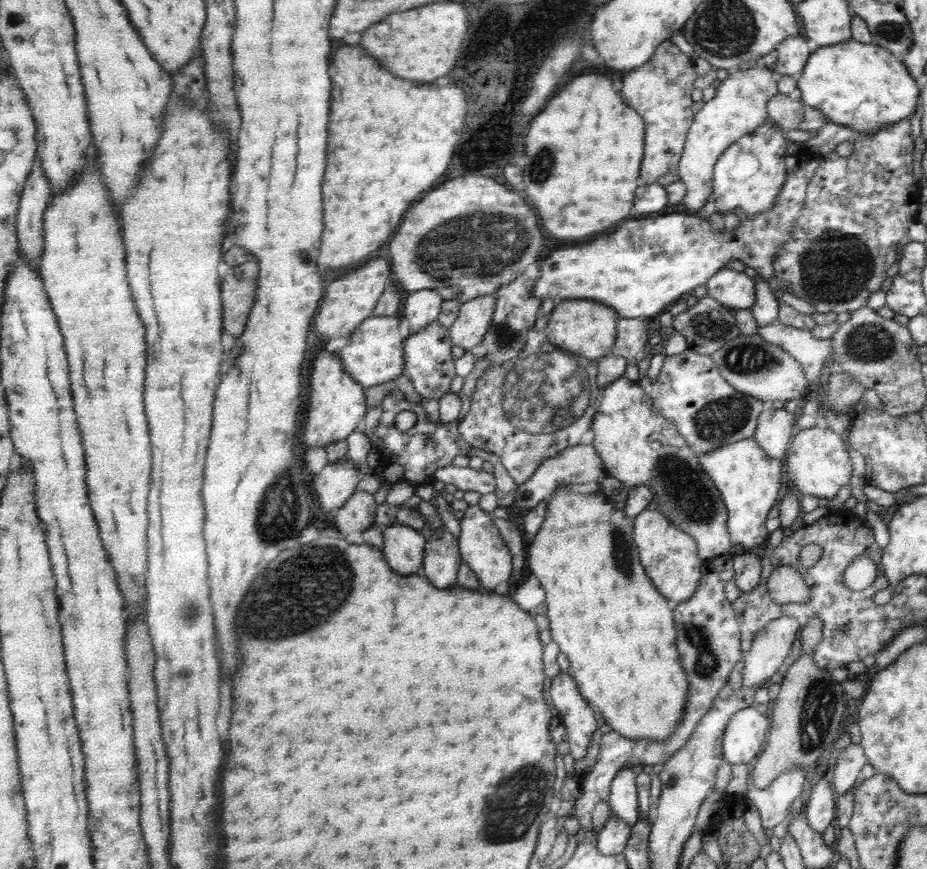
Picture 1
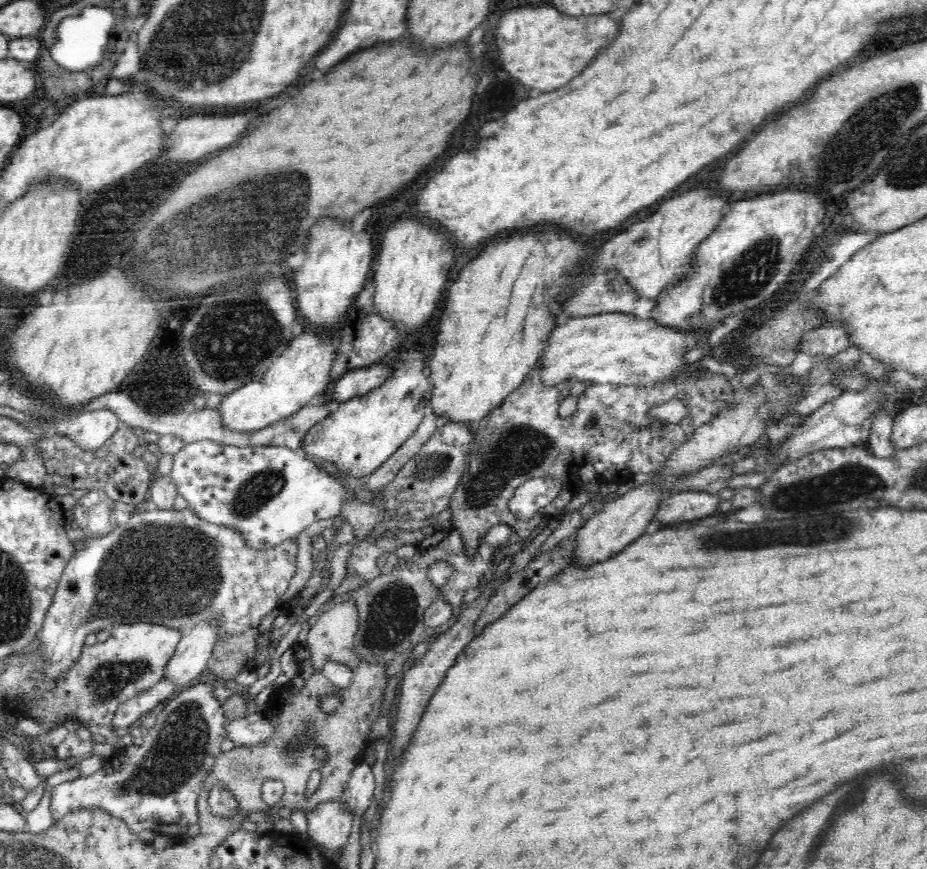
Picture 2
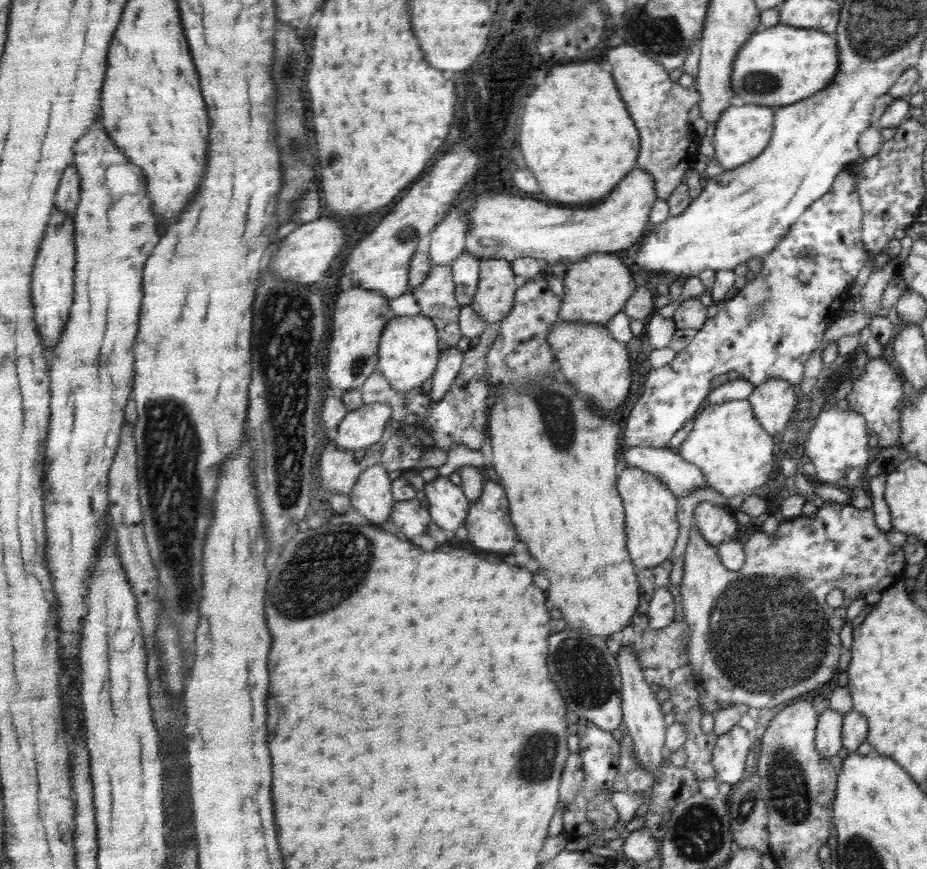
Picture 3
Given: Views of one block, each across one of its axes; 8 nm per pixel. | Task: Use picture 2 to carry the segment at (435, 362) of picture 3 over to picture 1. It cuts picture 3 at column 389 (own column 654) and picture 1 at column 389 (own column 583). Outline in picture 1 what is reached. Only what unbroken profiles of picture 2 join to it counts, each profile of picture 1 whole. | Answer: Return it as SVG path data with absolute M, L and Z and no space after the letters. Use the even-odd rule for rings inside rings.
M372 316L352 335L352 343L338 352L346 370L366 388L392 382L406 372L403 316Z

